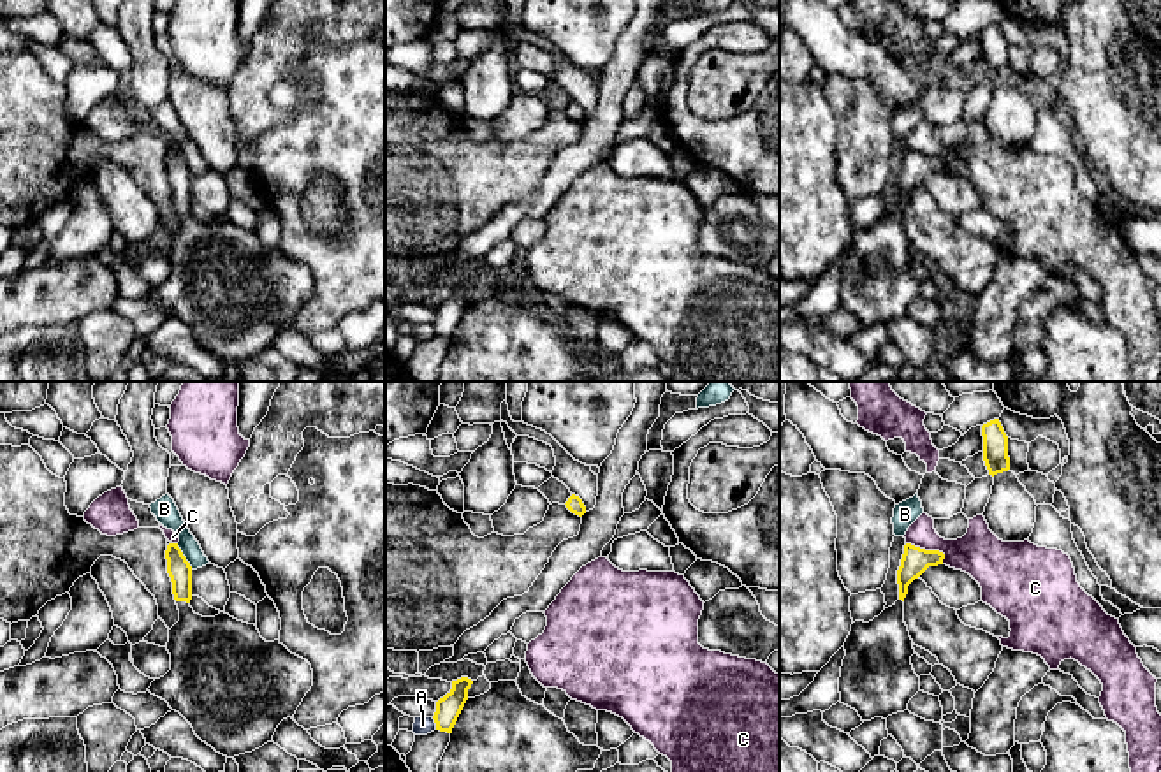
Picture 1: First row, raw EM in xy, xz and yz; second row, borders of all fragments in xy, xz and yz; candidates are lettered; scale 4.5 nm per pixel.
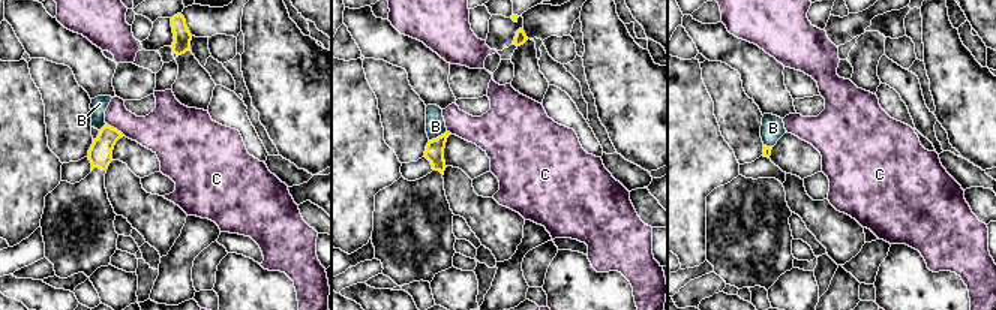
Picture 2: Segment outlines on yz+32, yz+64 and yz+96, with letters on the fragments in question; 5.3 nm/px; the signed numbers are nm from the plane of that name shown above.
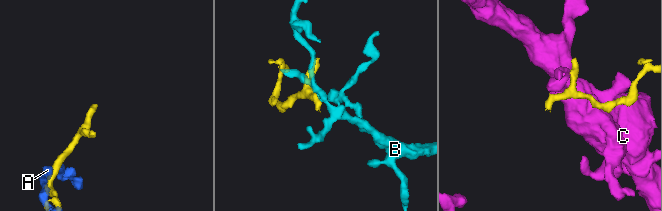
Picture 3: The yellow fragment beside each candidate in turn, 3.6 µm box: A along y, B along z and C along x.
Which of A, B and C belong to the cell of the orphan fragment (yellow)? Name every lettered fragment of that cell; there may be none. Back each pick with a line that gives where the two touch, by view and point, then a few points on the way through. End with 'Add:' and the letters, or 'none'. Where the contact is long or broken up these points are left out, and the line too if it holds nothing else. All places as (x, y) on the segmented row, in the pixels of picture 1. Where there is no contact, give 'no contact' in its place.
Add: none

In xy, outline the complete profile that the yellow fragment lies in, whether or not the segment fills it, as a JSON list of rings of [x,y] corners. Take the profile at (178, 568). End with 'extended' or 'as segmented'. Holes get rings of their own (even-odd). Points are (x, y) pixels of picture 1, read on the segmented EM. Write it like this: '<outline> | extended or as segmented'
[[[178,543],[165,550],[167,573],[179,610],[179,621],[169,630],[171,670],[151,682],[148,691],[169,703],[194,728],[195,735],[216,753],[234,758],[267,742],[278,725],[292,717],[313,686],[311,665],[292,654],[280,640],[266,642],[255,624],[220,612],[202,617],[190,607],[192,566]]] | extended

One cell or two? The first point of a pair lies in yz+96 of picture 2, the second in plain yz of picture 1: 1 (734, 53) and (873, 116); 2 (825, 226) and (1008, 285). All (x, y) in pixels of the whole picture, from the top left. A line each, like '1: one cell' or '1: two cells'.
1: two cells
2: two cells

